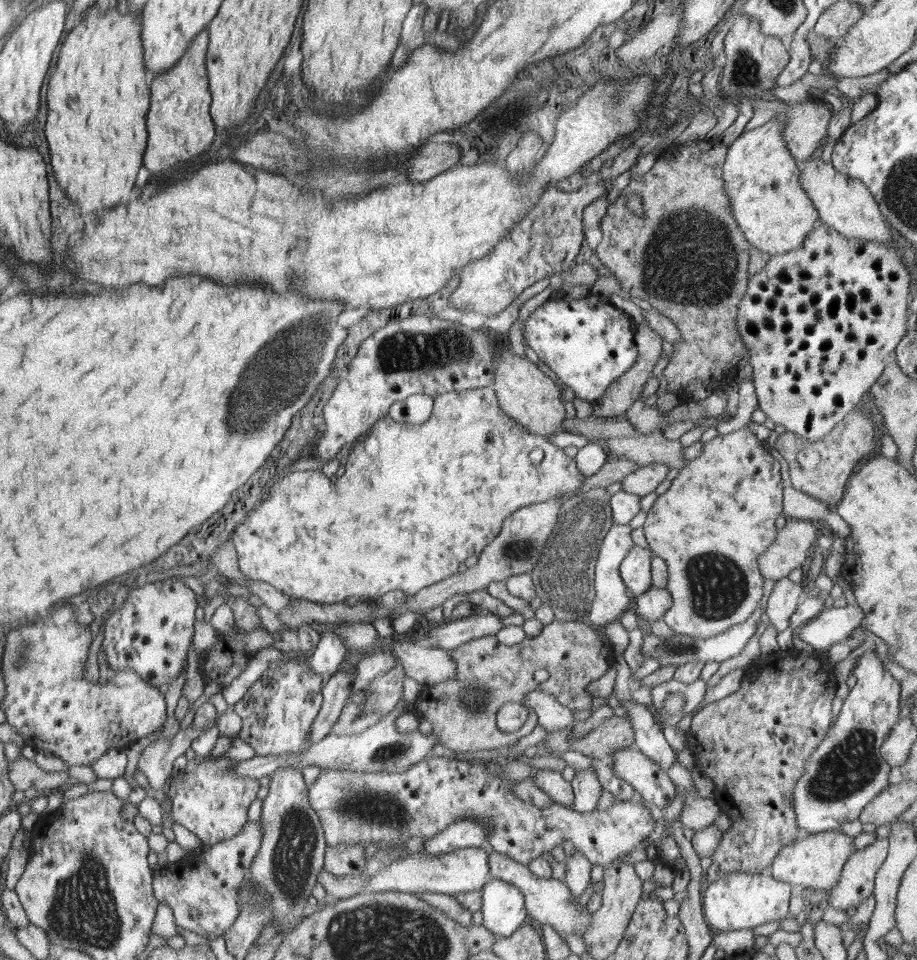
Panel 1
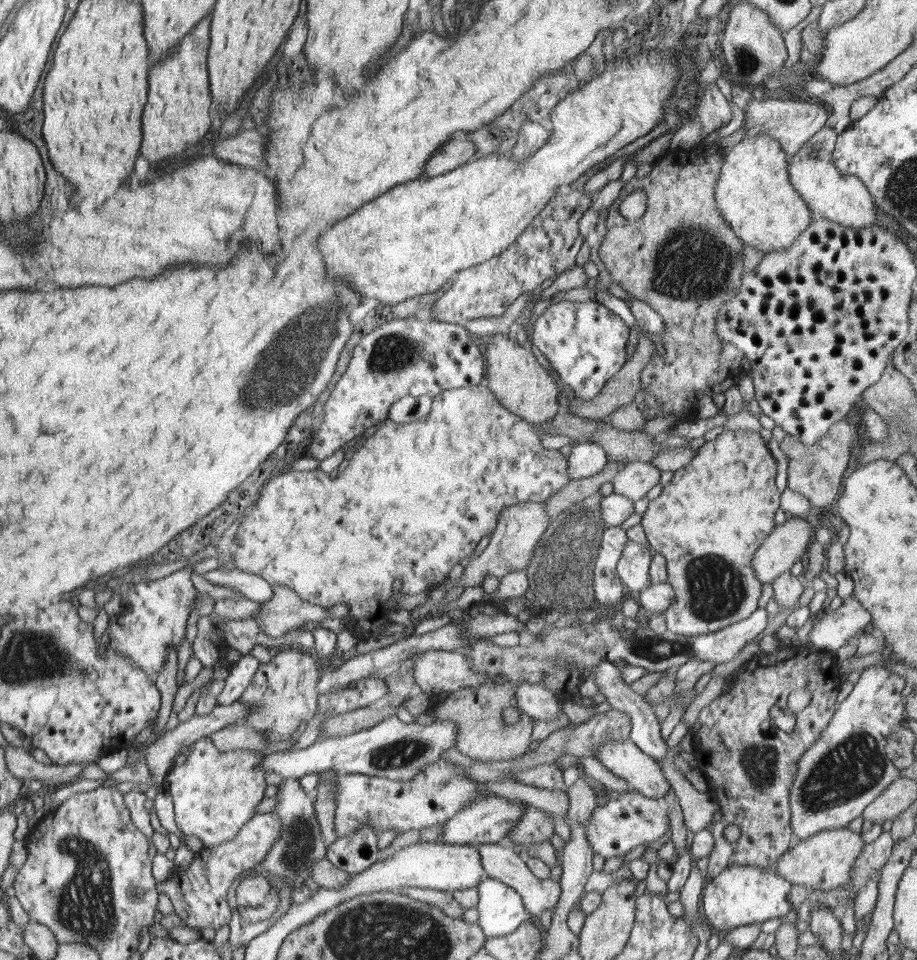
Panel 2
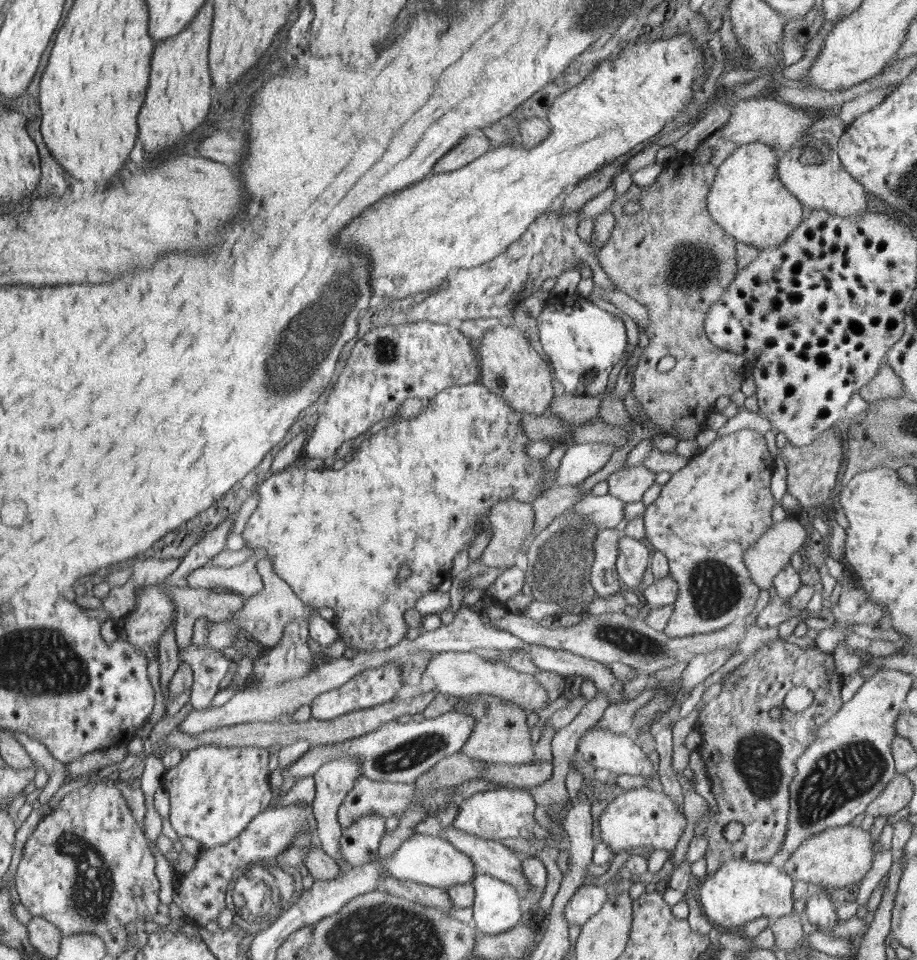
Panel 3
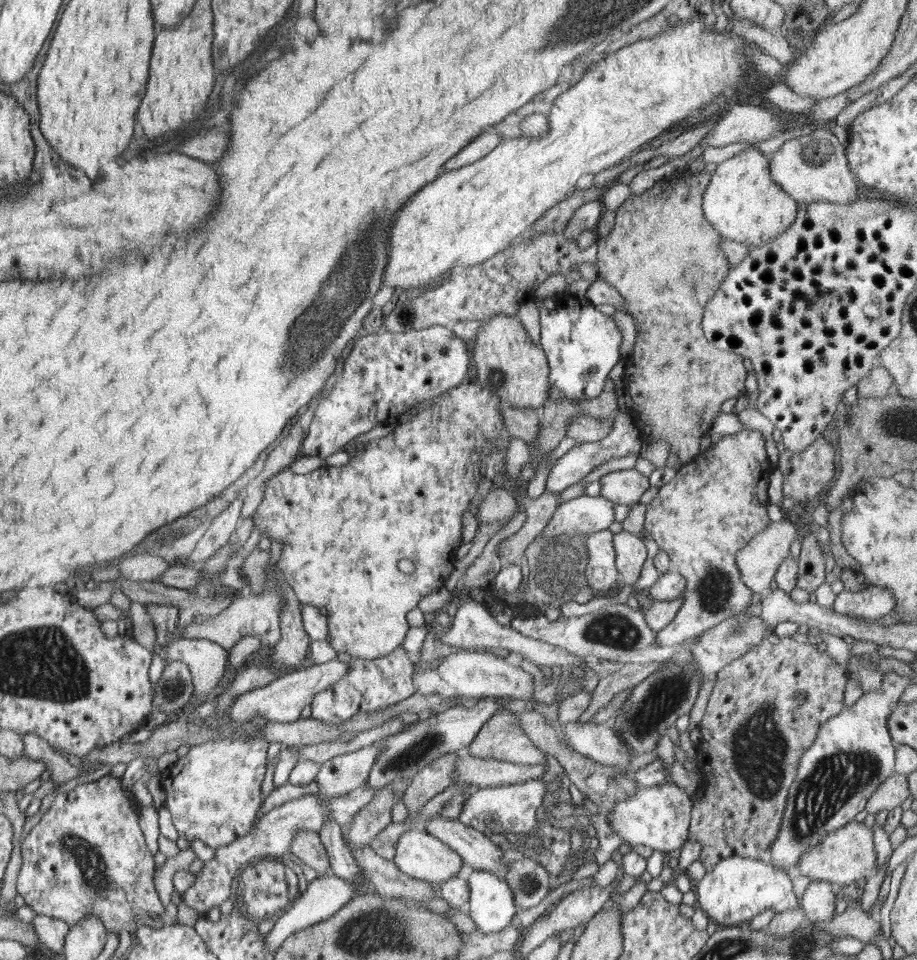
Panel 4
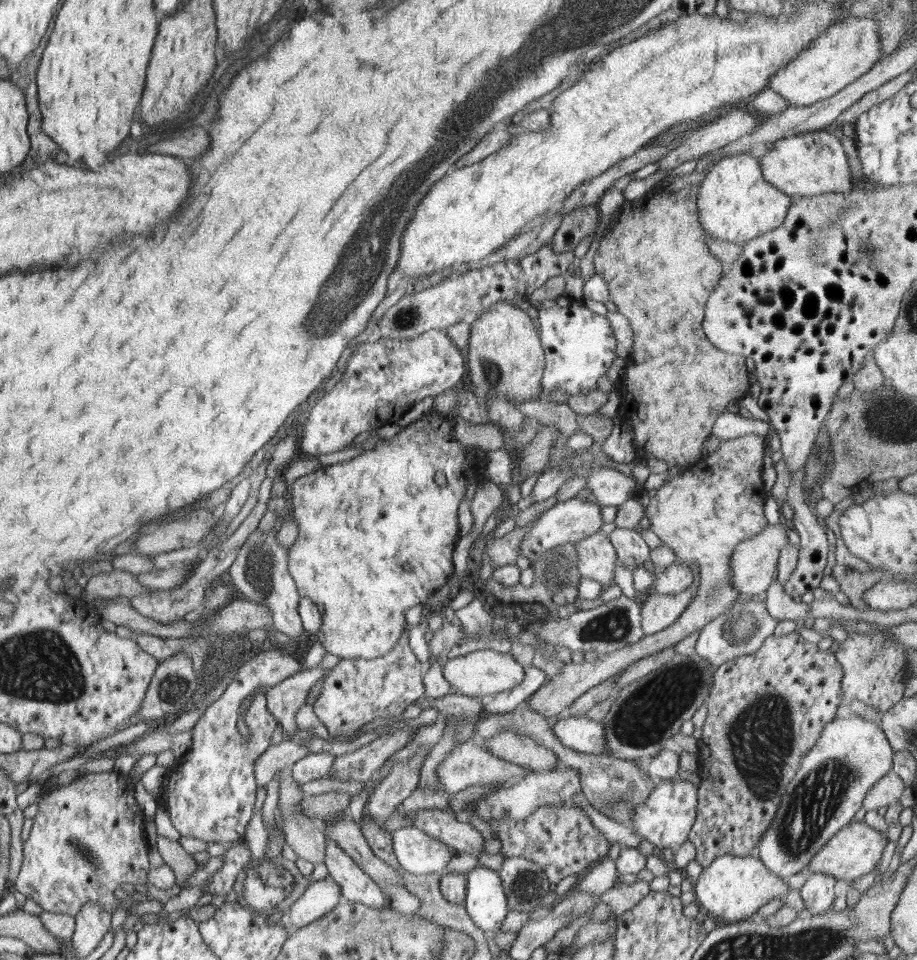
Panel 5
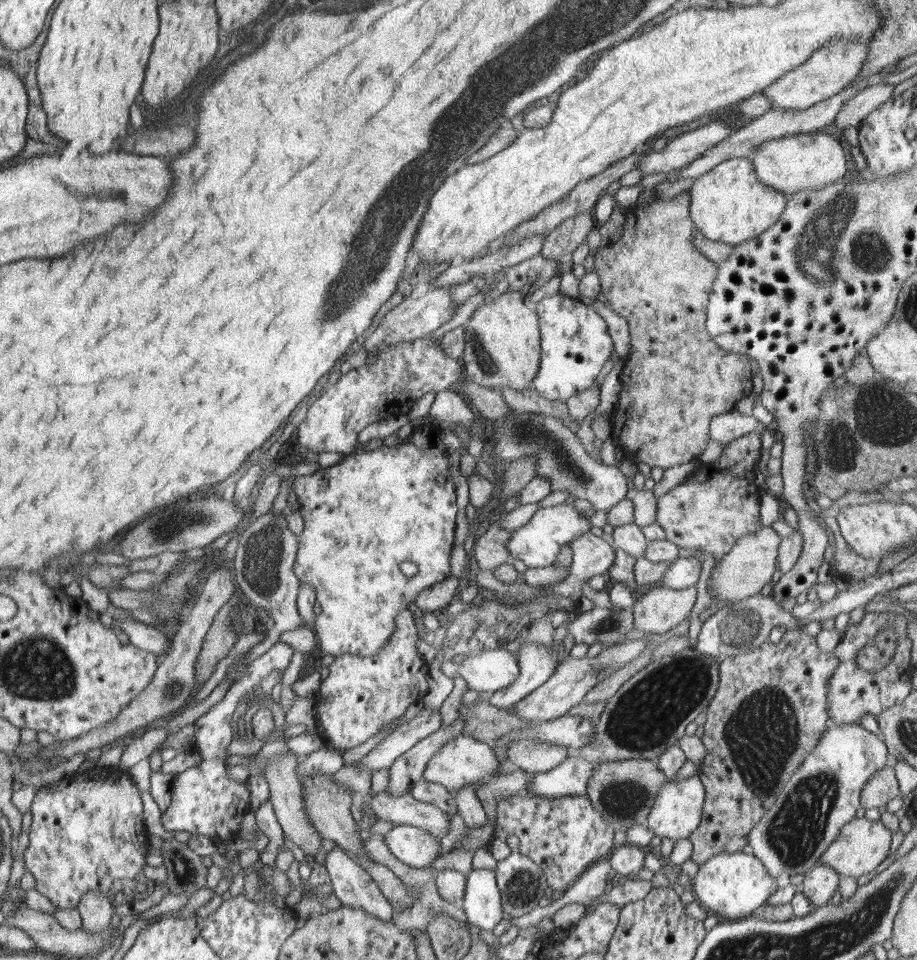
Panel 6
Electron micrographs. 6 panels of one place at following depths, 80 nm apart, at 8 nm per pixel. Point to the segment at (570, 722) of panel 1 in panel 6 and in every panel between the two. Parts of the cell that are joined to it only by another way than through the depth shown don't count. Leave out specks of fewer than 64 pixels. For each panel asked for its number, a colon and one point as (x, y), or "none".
2: (537, 701)
3: (460, 674)
4: (473, 673)
5: (484, 672)
6: (486, 671)

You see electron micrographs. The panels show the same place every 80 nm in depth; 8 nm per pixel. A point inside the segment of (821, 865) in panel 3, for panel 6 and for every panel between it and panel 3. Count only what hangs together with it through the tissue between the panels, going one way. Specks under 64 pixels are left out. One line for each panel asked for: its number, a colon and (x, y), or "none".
4: (846, 855)
5: (855, 850)
6: (862, 845)

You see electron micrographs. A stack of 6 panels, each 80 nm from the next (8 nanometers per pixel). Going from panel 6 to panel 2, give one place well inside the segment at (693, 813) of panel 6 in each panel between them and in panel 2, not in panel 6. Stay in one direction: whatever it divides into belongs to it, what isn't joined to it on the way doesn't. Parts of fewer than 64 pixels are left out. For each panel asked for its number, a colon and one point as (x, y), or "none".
2: (629, 819)
3: (644, 816)
4: (659, 816)
5: (665, 818)

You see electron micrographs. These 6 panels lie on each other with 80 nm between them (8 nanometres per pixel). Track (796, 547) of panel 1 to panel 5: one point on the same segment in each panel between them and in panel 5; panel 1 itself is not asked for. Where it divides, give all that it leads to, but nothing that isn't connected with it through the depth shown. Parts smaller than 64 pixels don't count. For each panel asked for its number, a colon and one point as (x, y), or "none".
2: (787, 543)
3: (770, 554)
4: (758, 561)
5: (753, 562)

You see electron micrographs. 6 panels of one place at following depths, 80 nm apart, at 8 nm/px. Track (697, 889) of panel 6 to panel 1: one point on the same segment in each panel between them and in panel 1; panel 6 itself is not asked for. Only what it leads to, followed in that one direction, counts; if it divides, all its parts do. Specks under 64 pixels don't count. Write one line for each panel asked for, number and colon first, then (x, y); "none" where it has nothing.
1: (739, 900)
2: (740, 895)
3: (740, 891)
4: (737, 889)
5: (733, 887)

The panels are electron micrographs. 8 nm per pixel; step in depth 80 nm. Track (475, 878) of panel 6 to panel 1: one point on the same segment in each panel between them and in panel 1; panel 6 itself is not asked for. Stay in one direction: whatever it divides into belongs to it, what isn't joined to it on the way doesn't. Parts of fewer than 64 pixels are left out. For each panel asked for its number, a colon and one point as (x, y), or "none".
1: (503, 908)
2: (501, 911)
3: (498, 907)
4: (491, 907)
5: (486, 903)

